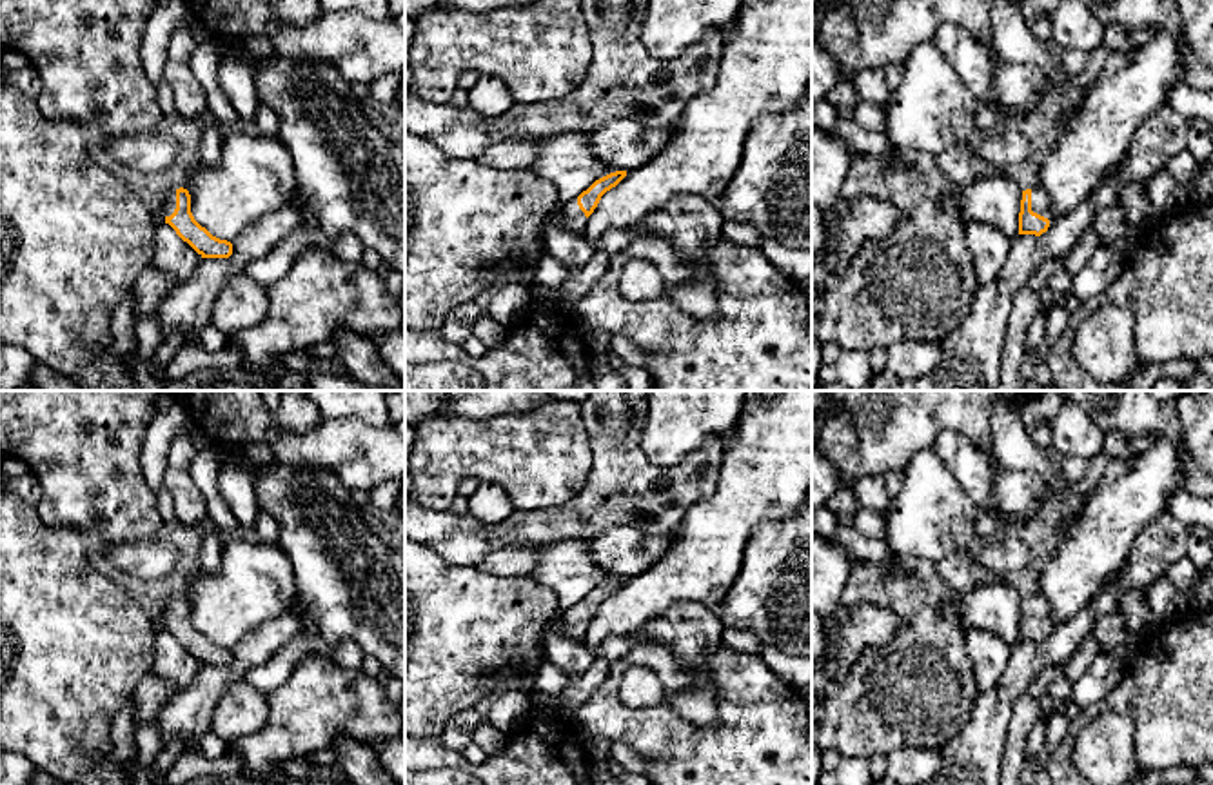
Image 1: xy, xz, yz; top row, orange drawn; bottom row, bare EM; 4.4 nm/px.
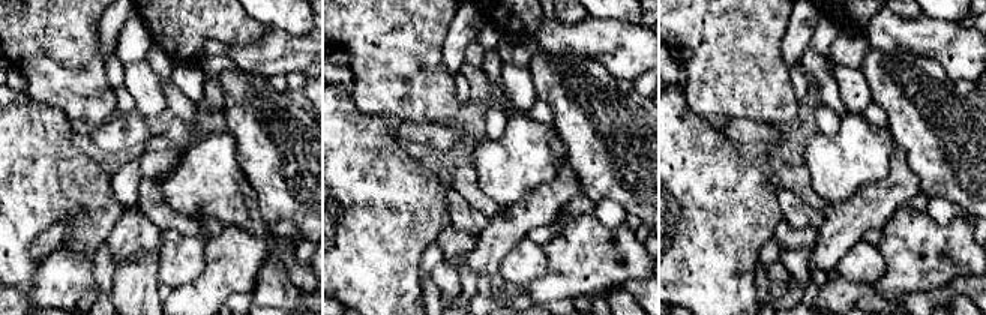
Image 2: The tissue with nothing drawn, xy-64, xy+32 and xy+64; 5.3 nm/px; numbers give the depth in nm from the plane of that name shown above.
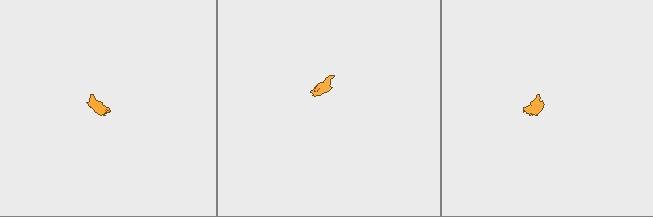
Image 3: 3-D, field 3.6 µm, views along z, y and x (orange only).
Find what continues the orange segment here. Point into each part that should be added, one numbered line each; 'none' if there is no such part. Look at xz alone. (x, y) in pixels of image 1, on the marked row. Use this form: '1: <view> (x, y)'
1: xz (571, 215)

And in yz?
1: yz (1041, 204)

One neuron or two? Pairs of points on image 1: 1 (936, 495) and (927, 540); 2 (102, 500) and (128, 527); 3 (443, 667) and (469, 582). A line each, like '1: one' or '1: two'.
1: one
2: one
3: one

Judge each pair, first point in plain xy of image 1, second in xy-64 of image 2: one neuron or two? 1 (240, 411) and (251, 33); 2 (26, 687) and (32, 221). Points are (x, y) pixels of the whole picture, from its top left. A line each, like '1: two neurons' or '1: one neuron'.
1: one neuron
2: one neuron

